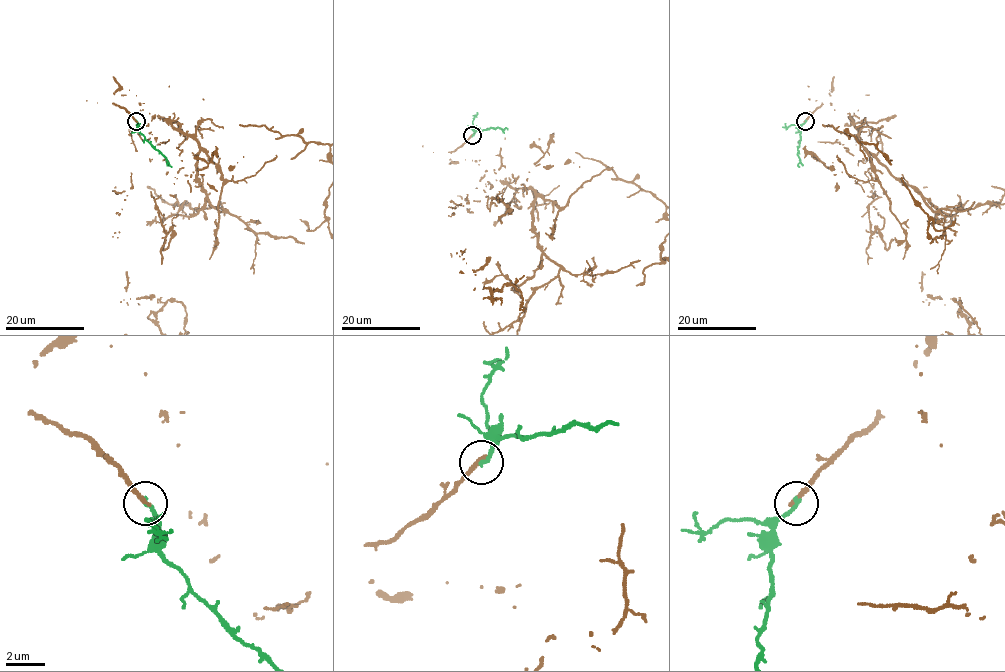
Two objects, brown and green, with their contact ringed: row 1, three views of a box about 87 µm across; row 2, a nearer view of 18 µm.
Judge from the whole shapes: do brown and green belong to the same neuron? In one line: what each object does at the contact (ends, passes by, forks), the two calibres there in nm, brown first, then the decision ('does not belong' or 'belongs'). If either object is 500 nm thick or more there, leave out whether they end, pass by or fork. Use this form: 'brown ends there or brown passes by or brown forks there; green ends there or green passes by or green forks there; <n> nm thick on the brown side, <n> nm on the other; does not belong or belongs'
brown ends there; green ends there; 240 nm thick on the brown side, 240 nm on the other; does not belong

